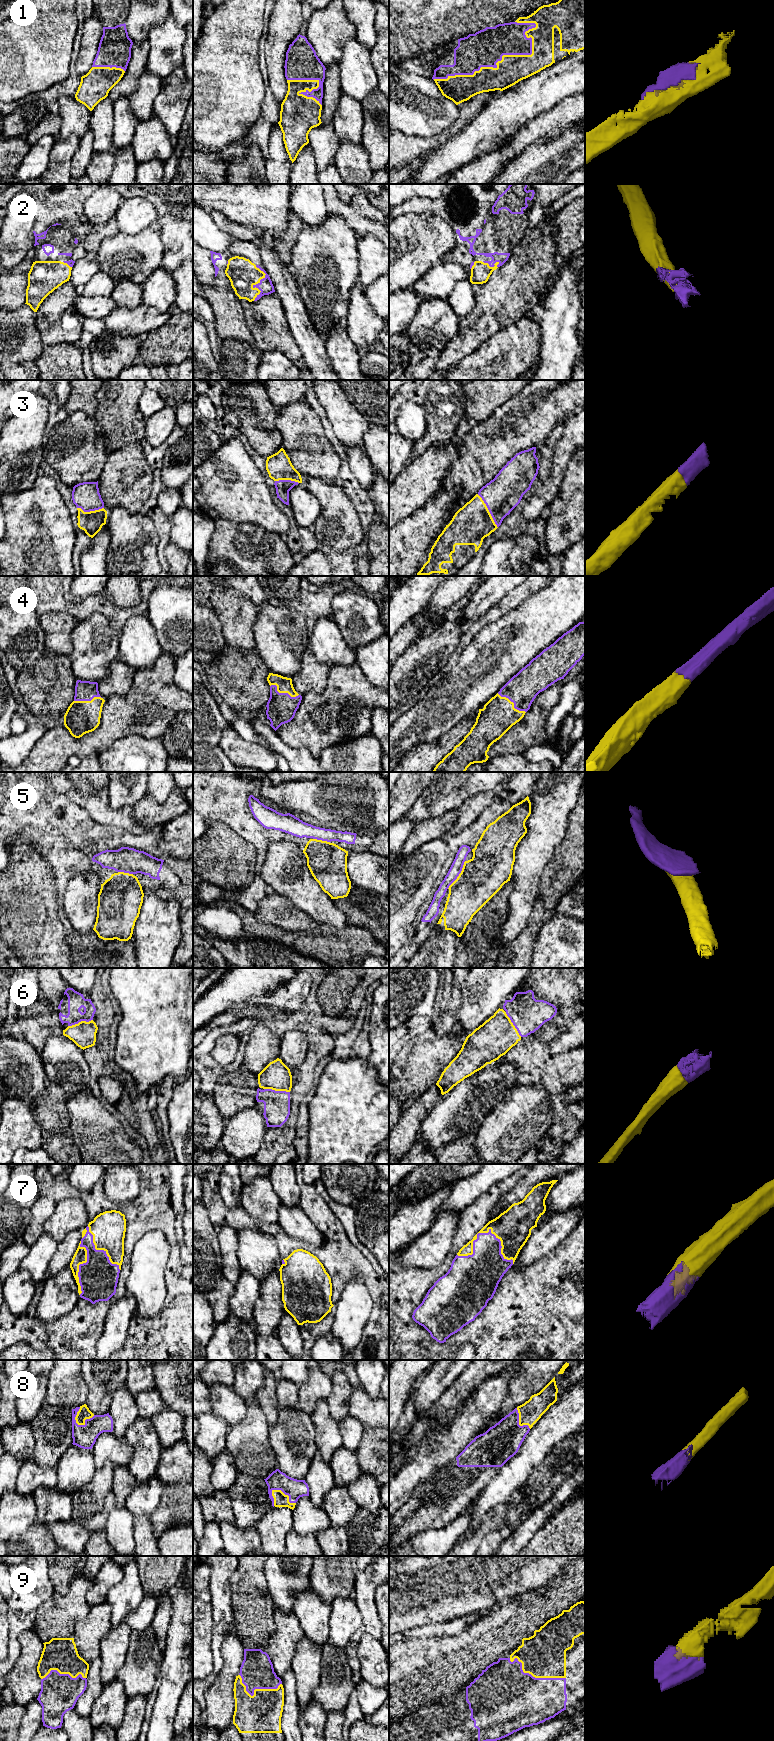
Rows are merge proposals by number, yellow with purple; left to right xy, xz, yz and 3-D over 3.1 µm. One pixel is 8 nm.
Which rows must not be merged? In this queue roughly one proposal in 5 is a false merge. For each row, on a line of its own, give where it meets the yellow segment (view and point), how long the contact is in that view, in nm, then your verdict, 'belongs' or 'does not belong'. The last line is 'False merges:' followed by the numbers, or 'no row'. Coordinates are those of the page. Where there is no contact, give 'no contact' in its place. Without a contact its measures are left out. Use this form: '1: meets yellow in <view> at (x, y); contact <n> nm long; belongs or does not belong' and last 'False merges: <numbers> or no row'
1: meets yellow in yz at (499, 61); contact 950 nm long; belongs
2: meets yellow in xz at (258, 282); contact 280 nm long; belongs
3: meets yellow in yz at (488, 511); contact 320 nm long; belongs
4: meets yellow in xz at (283, 692); contact 240 nm long; belongs
5: meets yellow in yz at (459, 875); contact 260 nm long; does not belong
6: meets yellow in xz at (277, 1090); contact 220 nm long; belongs
7: meets yellow in yz at (485, 1232); contact 460 nm long; belongs
8: meets yellow in xz at (284, 1494); contact 220 nm long; belongs
9: meets yellow in yz at (534, 1676); contact 480 nm long; belongs
False merges: 5

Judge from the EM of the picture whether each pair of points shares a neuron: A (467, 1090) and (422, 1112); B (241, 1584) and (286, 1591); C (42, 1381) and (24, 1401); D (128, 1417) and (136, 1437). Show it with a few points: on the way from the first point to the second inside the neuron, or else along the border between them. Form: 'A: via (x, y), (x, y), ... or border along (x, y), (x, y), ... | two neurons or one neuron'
A: border along (442, 1095), (420, 1127) | two neurons
B: border along (264, 1566), (266, 1586), (275, 1607) | two neurons
C: via (40, 1390), (40, 1400), (33, 1401) | one neuron
D: border along (138, 1416), (127, 1428), (124, 1436) | two neurons

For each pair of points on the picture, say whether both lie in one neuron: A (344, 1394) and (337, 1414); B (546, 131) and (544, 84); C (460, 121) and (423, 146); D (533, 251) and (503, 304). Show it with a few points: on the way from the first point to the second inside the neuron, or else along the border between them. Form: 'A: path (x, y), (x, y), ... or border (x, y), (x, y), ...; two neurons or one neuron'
A: path (339, 1399), (338, 1409); one neuron
B: border (564, 98), (549, 110), (539, 113), (525, 125); two neurons
C: path (451, 130), (432, 143); one neuron
D: path (529, 264), (525, 274), (511, 291); one neuron

